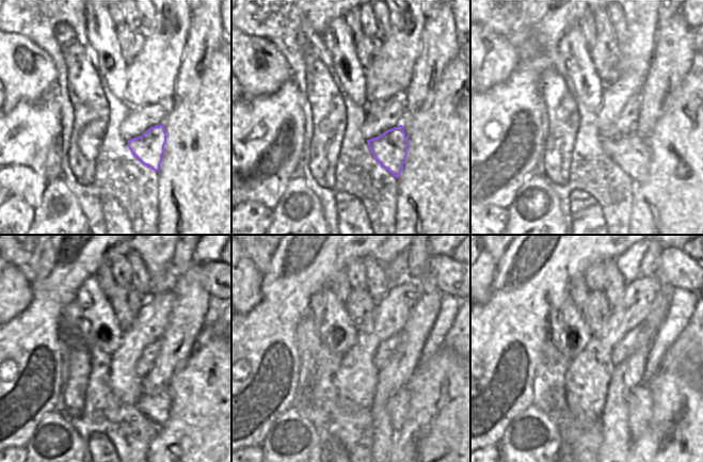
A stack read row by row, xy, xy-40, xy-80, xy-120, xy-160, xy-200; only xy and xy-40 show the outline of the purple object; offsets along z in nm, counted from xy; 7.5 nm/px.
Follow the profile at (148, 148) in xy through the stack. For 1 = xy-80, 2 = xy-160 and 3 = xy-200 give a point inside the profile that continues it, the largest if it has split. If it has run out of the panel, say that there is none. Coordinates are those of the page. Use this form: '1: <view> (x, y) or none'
1: xy-80 (630, 152)
2: xy-160 (398, 405)
3: xy-200 (639, 401)

